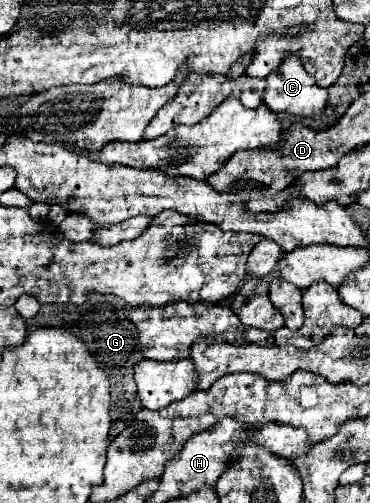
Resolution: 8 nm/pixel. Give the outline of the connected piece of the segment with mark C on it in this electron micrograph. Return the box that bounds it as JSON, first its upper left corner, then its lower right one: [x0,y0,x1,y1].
[264,55,328,115]

